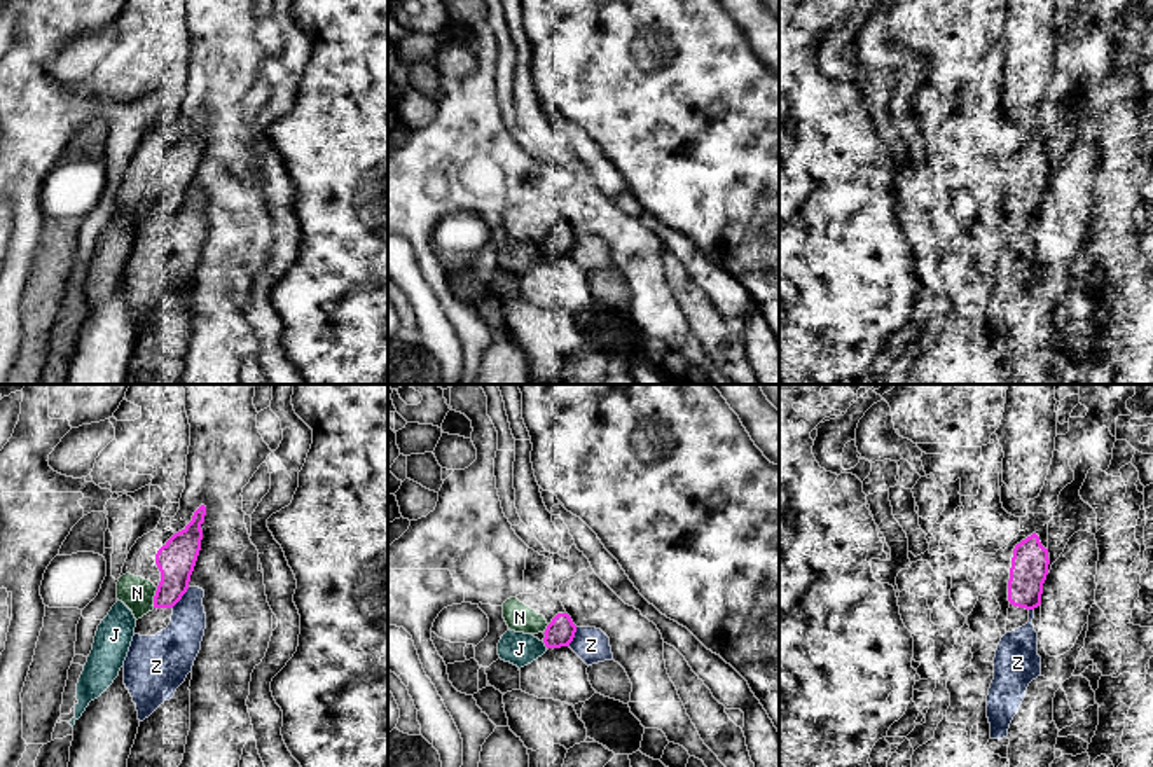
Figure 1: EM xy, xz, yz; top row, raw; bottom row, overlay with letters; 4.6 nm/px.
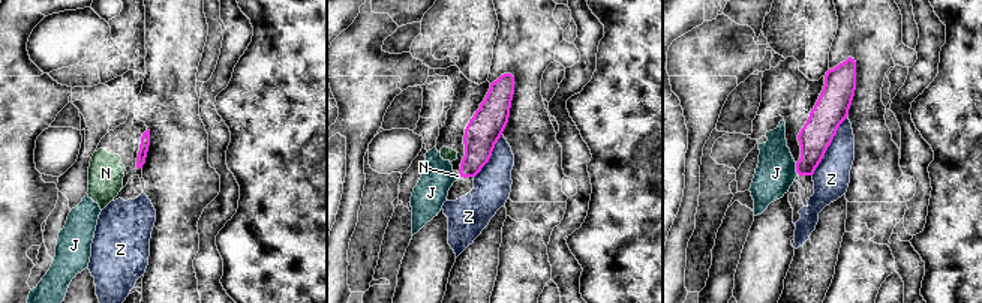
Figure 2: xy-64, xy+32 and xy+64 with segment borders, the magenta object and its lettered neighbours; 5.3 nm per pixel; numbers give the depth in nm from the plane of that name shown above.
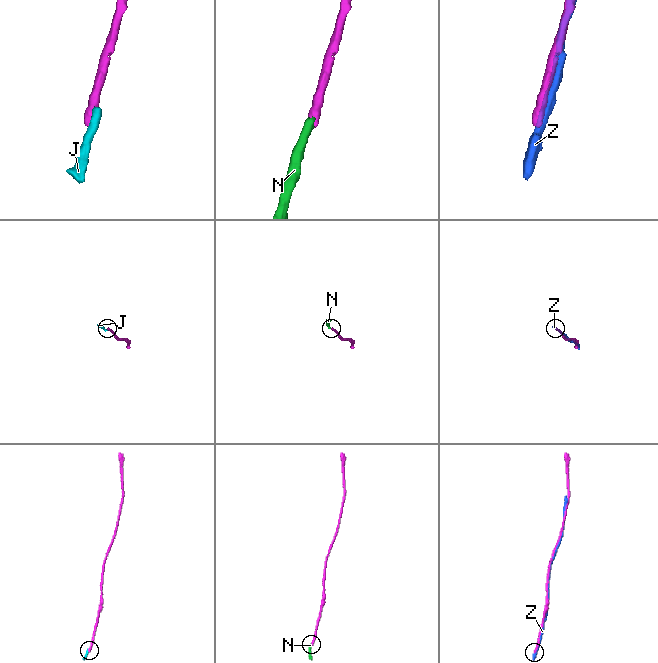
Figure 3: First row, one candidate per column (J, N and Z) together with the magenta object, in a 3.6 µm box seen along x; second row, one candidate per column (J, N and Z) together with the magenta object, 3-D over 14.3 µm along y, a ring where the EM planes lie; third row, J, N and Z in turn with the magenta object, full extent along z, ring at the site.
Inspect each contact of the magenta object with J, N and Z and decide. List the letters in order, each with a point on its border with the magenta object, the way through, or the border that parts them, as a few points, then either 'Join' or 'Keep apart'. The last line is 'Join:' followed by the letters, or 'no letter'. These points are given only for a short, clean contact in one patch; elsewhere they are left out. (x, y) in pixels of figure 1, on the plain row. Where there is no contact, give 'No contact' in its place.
J: Touches magenta at xz (545, 254). Keep apart
N: Touches magenta at xy (154, 207). Join
Z: Touches magenta at xy (180, 207). Keep apart
Join: N

